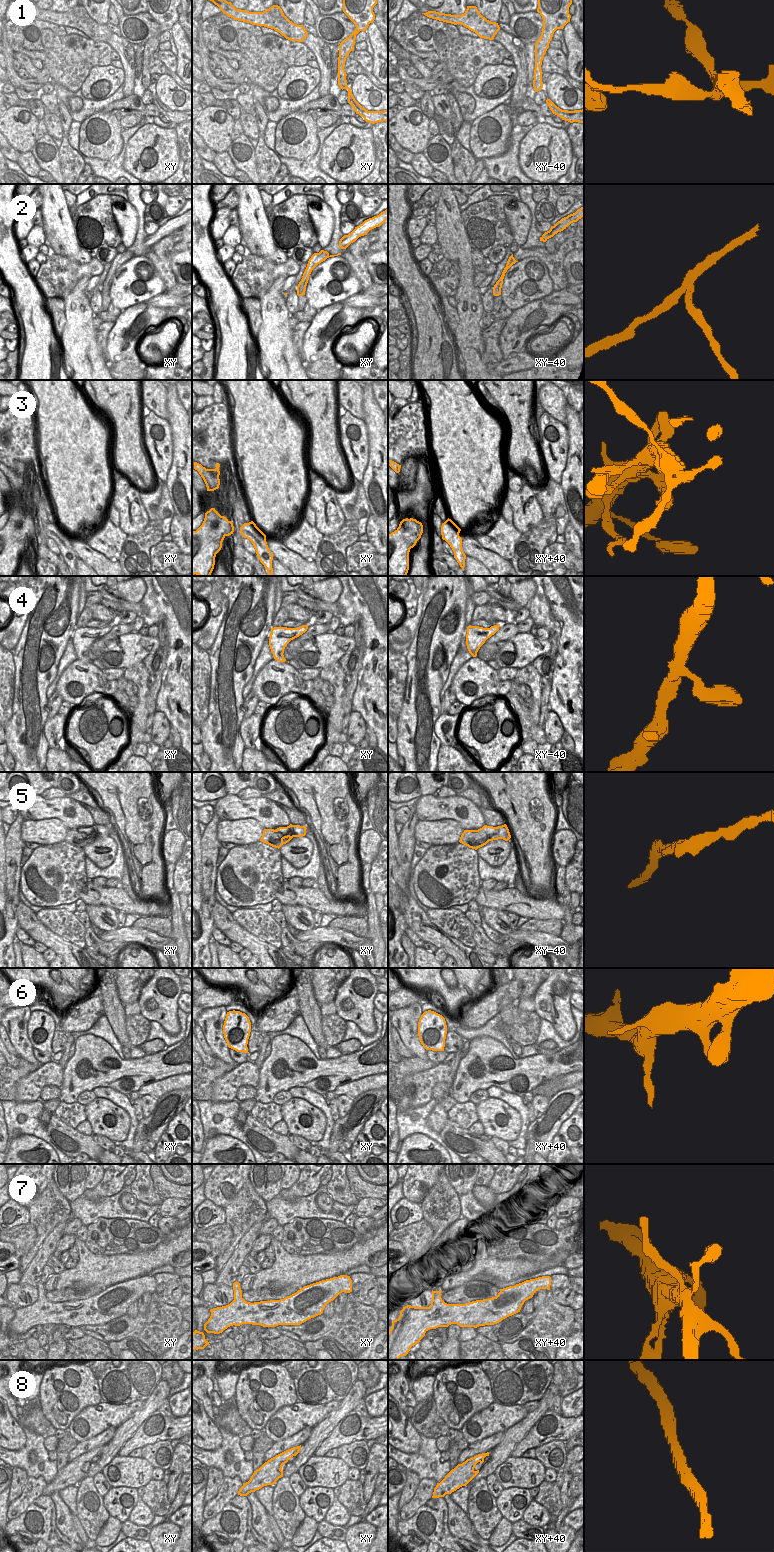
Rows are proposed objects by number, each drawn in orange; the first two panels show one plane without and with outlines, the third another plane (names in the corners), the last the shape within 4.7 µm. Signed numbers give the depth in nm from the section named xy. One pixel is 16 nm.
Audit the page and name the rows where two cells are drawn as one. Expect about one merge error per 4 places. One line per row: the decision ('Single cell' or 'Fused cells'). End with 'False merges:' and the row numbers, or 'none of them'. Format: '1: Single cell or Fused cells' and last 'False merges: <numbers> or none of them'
1: Fused cells
2: Fused cells
3: Fused cells
4: Single cell
5: Single cell
6: Single cell
7: Single cell
8: Single cell
False merges: 1, 2, 3

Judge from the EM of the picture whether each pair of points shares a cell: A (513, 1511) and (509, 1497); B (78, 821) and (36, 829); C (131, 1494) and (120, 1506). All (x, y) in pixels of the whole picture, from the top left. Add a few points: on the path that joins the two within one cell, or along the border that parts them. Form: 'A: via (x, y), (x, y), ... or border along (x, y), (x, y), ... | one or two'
A: via (512, 1508), (510, 1500) | one
B: border along (40, 819), (58, 818), (68, 828) | two
C: via (126, 1492), (119, 1497), (118, 1501) | one

